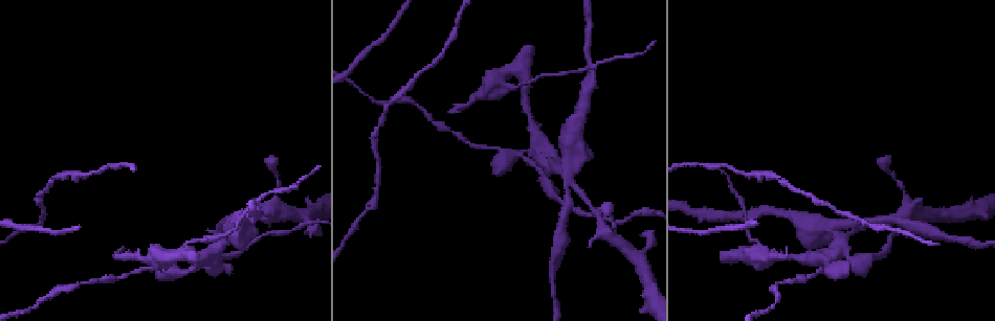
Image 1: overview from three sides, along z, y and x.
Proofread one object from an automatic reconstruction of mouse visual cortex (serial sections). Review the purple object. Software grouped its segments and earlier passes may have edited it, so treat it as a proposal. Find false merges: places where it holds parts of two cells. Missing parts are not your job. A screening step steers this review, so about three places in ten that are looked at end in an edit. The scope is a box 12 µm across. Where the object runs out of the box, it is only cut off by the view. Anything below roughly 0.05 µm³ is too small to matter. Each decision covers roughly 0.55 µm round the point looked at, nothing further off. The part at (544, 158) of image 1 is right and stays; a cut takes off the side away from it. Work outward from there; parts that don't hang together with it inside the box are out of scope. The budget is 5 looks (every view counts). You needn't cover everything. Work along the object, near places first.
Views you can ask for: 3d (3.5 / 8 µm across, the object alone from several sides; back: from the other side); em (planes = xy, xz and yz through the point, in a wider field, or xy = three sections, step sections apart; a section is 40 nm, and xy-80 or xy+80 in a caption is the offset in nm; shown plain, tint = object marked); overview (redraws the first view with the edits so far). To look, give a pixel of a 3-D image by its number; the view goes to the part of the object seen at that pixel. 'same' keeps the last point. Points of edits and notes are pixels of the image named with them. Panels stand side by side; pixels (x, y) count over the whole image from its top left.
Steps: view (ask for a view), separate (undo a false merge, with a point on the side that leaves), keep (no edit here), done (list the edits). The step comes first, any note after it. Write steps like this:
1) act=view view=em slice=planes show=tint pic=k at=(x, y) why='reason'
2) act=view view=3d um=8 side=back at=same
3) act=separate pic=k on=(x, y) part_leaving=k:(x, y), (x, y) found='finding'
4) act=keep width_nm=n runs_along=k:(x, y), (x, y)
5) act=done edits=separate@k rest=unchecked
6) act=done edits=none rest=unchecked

act=view view=em slice=xy step=5 show=tint pic=1 at=(505, 86) why='abrupt turn'

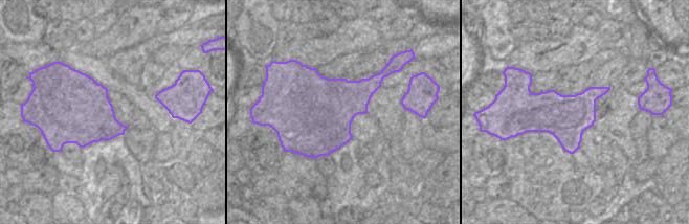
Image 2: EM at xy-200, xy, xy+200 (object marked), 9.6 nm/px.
act=view view=3d um=3.5 at=same

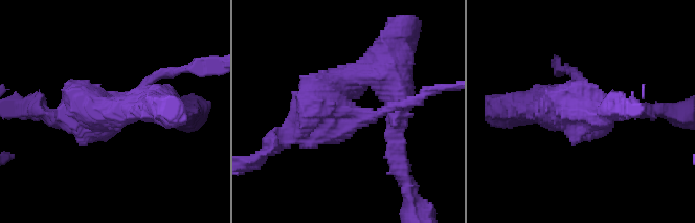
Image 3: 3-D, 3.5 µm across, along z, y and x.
act=separate pic=3 on=(596, 121) found='two cells meet here'

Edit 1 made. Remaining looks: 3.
act=view view=overview why='redraw'

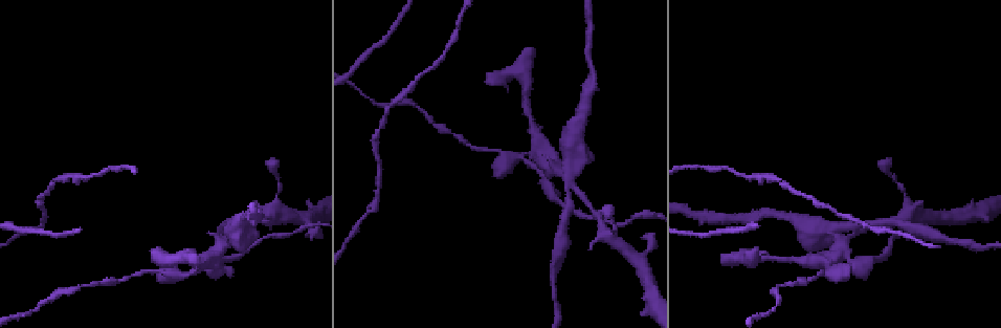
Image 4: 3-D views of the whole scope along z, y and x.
act=view view=3d um=3.5 pic=4 at=(566, 182)

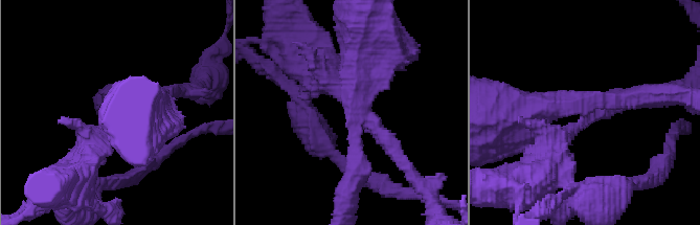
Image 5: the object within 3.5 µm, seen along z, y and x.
act=view view=em slice=xy step=5 show=tint pic=5 at=(584, 115) arms=4 arm_widths_nm=200,250,450,450

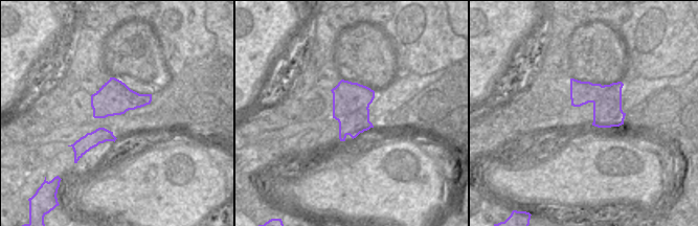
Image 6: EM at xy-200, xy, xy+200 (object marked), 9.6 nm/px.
act=separate pic=5 on=(369, 74) part_leaving=5:(354, 108), (367, 22) found='two cells meet here'

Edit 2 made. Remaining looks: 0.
act=done edits=separate@3,separate@5 rest=unchecked

